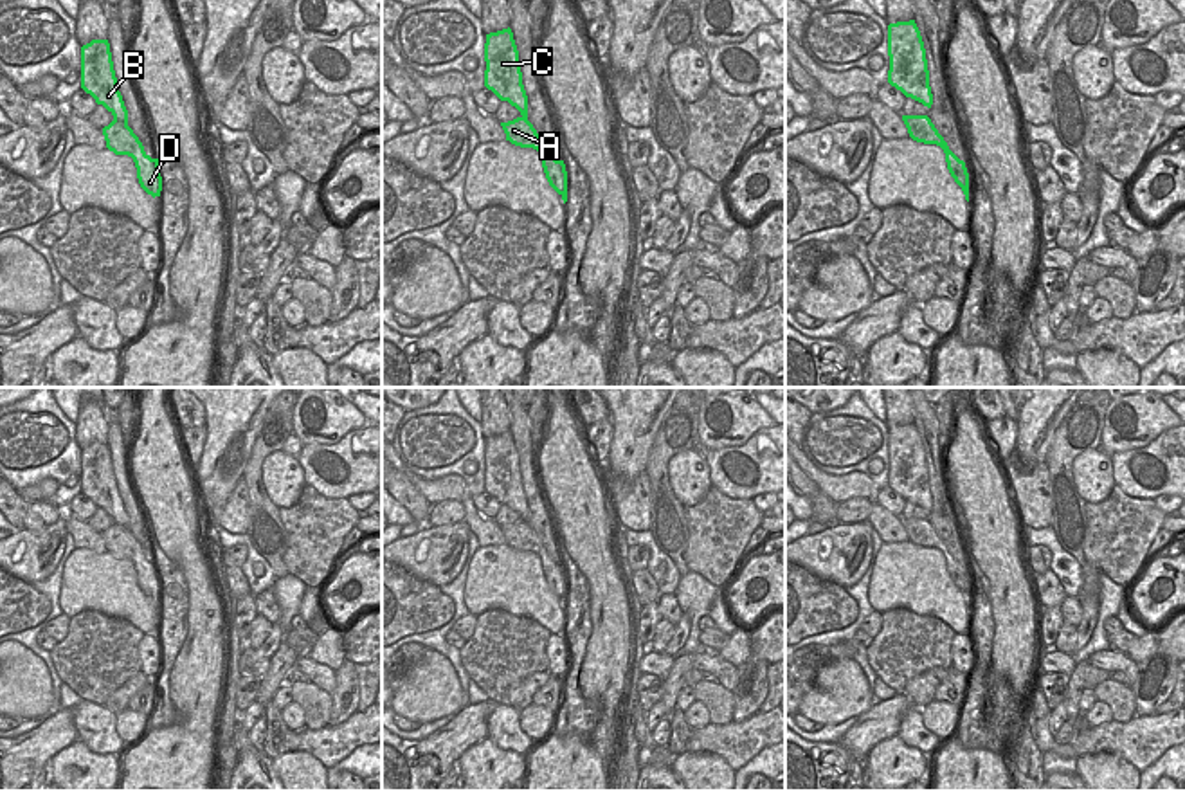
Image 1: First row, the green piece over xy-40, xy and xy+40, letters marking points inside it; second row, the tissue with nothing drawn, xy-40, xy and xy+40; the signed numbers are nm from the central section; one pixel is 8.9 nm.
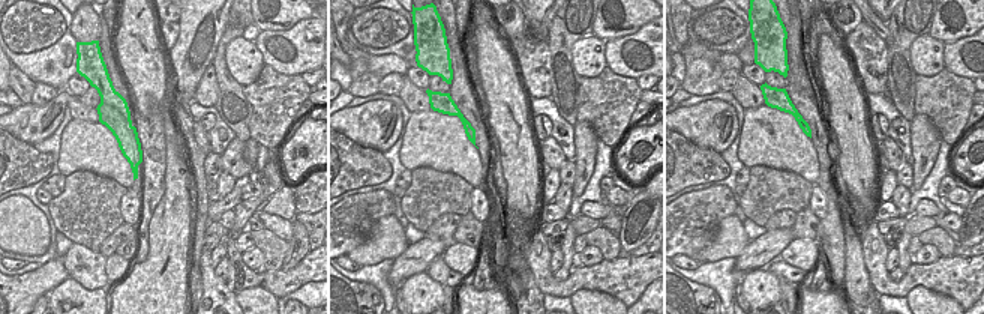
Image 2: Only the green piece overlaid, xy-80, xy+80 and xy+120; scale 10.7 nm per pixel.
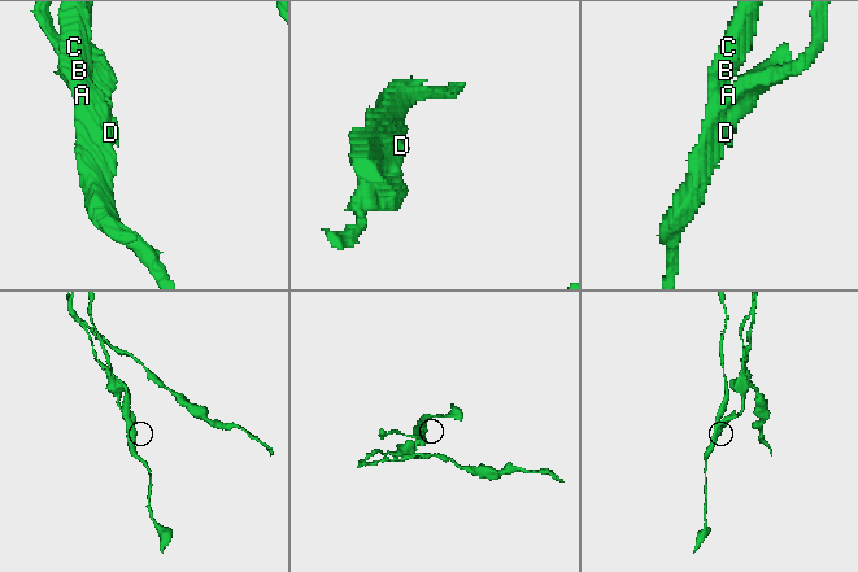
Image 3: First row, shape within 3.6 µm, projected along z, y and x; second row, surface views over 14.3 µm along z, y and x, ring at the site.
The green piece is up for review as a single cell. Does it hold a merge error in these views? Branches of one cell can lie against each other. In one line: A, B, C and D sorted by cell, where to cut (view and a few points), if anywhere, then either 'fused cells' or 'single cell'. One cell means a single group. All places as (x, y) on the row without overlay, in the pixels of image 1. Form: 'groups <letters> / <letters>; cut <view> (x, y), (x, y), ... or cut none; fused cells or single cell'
groups A / B C D; cut xy-40 (143, 552), (137, 566); fused cells

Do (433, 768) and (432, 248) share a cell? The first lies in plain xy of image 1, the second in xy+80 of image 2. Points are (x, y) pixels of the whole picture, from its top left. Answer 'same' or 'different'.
same

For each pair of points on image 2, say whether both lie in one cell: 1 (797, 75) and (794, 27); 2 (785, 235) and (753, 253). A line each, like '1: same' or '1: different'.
1: same
2: same

